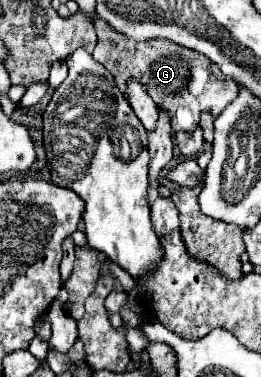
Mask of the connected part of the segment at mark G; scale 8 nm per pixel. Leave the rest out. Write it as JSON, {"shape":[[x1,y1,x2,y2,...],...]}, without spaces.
{"shape":[[97,18,95,30,99,42,93,50,93,58,113,74,117,86,123,92,127,88,127,78,139,78,157,106,163,106,171,114,173,130,193,132,199,126,201,110,209,110,213,116,219,116,221,110,237,94,237,84,225,78,219,66,215,66,207,56,199,52,181,48,169,40,137,42,119,34,107,26,107,22,101,22,101,18]]}

